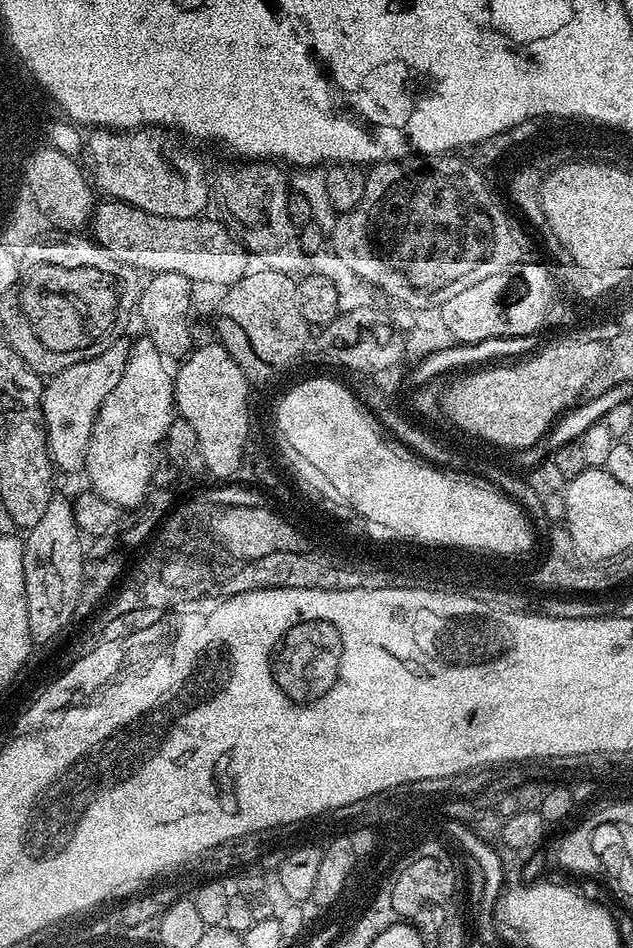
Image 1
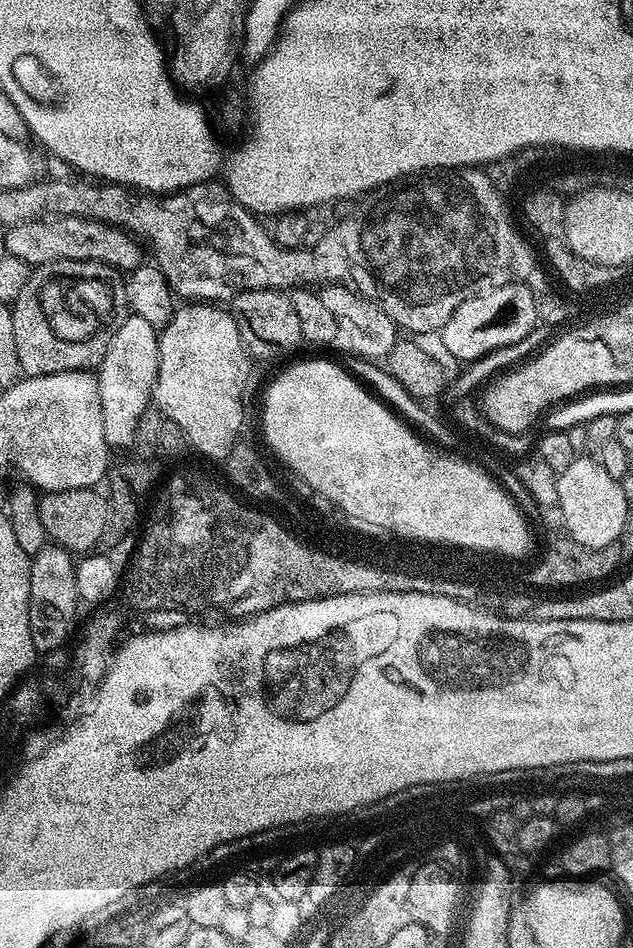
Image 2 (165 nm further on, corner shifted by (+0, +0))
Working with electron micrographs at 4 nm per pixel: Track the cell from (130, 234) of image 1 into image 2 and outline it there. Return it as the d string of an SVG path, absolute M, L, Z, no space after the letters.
M73 216L51 217L17 224L9 227L7 232L8 237L4 240L5 246L8 247L5 248L7 255L22 258L22 262L26 262L29 266L53 264L58 260L94 261L129 272L144 258L141 245L129 233L99 220Z

